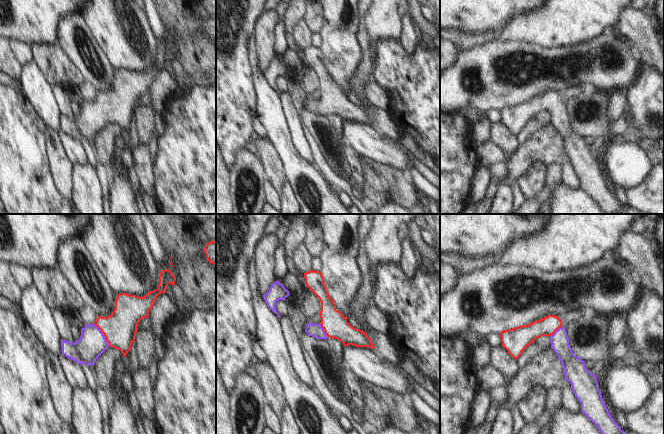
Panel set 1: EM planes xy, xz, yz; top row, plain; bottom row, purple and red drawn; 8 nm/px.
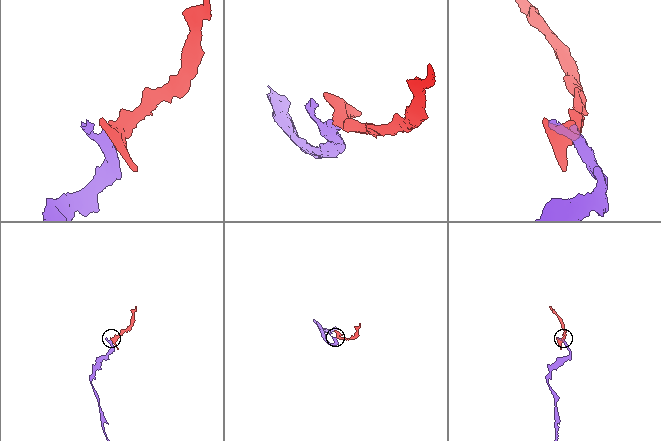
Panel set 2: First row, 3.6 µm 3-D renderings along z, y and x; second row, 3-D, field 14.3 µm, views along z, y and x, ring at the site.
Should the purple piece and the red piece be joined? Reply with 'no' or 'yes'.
yes

